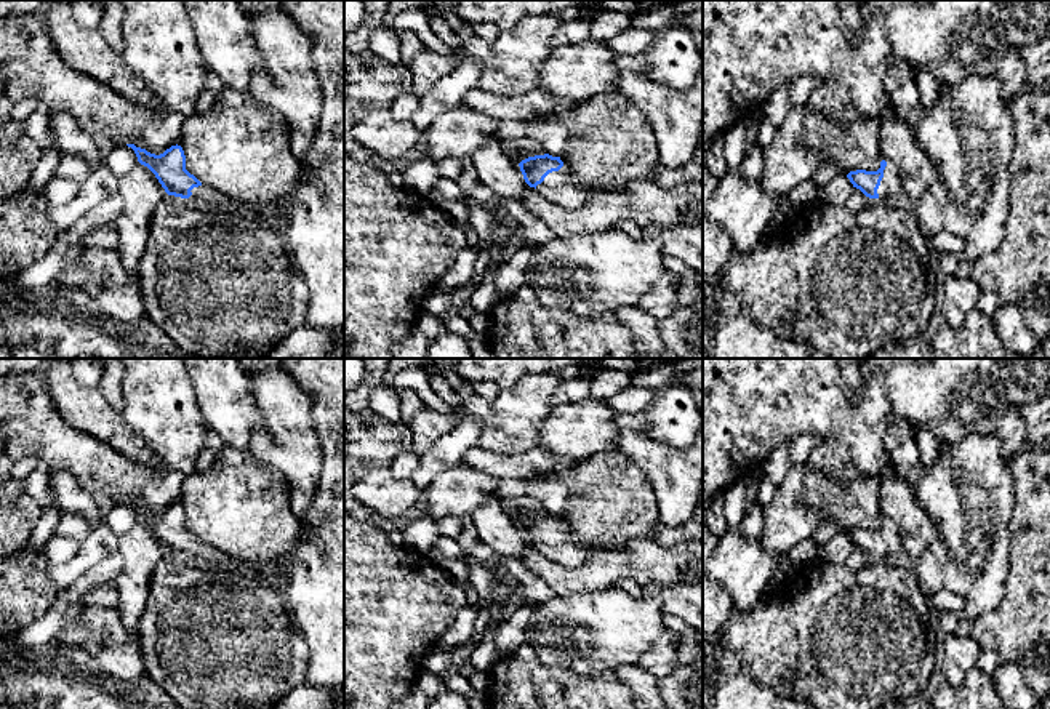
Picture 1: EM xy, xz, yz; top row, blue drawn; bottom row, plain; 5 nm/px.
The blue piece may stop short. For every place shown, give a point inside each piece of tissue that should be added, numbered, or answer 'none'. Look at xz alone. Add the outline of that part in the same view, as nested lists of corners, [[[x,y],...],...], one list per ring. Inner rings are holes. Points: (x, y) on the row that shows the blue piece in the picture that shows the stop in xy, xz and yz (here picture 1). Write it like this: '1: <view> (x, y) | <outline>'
1: xz (557, 188) | [[[567,166],[559,171],[549,173],[536,190],[544,195],[549,202],[567,208],[576,210],[591,202],[595,195],[605,194],[608,190],[621,189],[619,186],[607,187],[578,187],[570,181],[570,173]]]

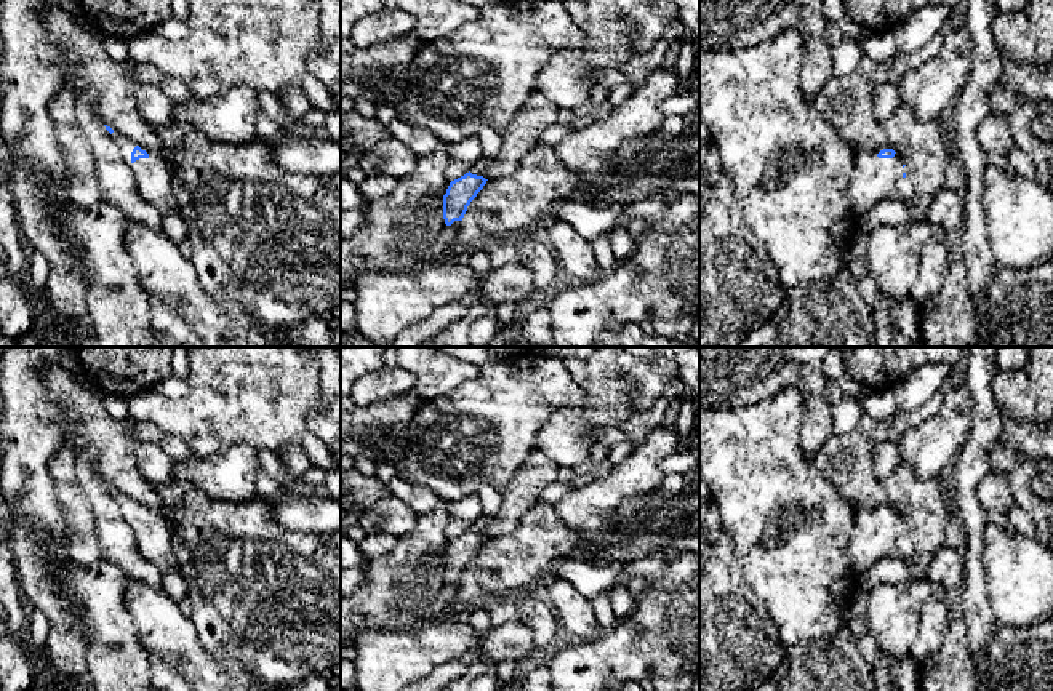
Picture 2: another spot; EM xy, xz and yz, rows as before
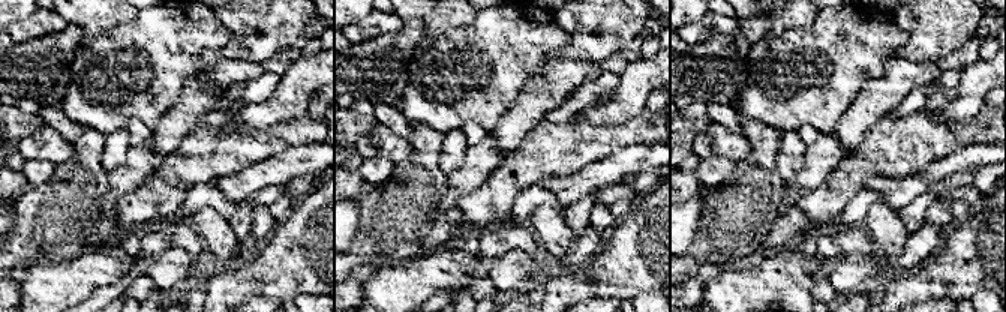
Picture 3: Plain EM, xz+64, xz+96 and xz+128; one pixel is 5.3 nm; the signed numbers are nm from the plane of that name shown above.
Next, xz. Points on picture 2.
1: xz (479, 168) | [[[480,158],[470,170],[472,174],[482,176],[490,166],[490,158]]]

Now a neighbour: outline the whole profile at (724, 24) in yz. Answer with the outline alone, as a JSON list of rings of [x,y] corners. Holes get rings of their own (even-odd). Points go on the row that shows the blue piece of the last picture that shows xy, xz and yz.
[[[699,0],[699,51],[735,51],[760,45],[773,37],[797,29],[803,38],[800,91],[815,99],[832,78],[832,46],[826,40],[826,0]]]

